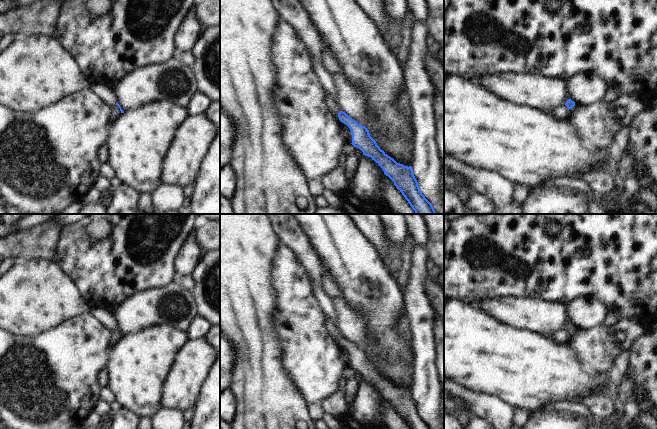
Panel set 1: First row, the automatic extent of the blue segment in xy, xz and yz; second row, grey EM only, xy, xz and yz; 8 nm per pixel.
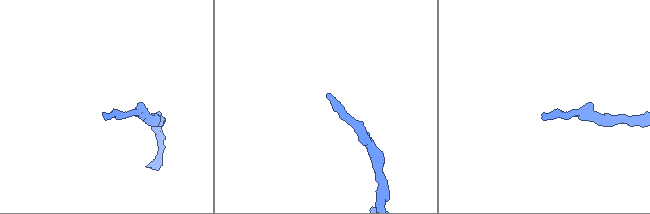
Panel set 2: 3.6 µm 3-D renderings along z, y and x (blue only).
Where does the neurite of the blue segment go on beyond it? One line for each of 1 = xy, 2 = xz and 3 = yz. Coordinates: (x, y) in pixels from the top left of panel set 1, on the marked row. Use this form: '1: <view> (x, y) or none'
1: none
2: none
3: none

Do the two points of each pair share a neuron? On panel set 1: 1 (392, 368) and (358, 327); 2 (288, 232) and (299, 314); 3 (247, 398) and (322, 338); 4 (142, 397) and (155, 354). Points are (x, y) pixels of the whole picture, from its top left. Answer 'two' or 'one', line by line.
1: one
2: two
3: two
4: one

